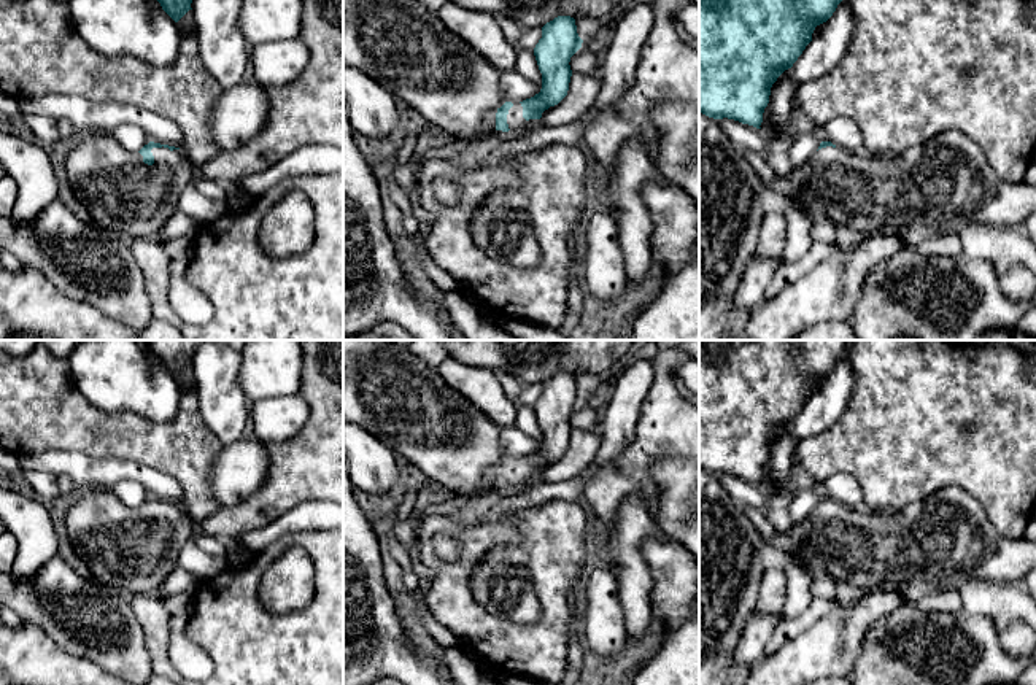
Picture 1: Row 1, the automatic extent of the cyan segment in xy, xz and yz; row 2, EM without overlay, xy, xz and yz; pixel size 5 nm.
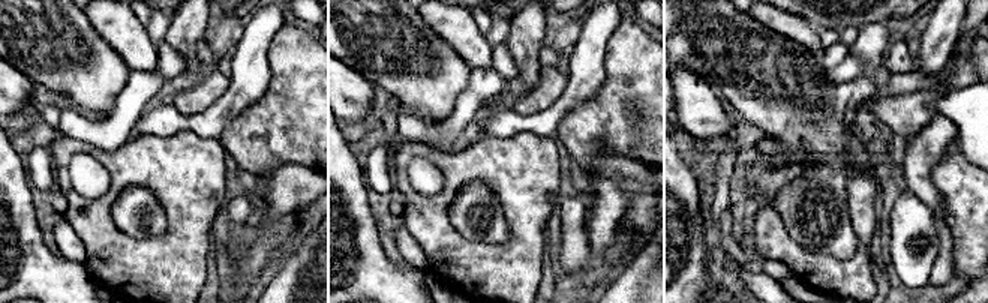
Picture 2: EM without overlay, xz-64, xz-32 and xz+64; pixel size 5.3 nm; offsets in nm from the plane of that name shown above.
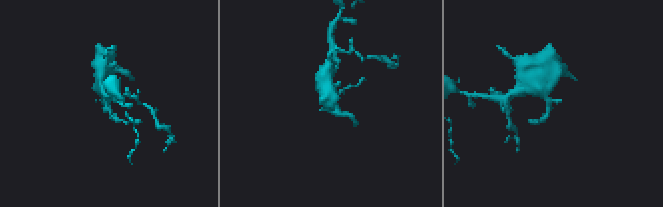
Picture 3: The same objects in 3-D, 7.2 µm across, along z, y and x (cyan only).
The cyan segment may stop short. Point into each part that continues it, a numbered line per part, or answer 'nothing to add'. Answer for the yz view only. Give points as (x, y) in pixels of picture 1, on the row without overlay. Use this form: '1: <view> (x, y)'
1: yz (947, 537)

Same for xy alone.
1: xy (123, 550)

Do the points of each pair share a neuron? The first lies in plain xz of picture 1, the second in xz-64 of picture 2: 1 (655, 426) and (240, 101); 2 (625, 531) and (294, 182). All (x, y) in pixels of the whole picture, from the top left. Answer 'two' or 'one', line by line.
1: two
2: one

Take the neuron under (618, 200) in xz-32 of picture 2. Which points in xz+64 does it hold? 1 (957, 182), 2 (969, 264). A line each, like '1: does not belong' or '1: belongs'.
1: does not belong
2: does not belong

